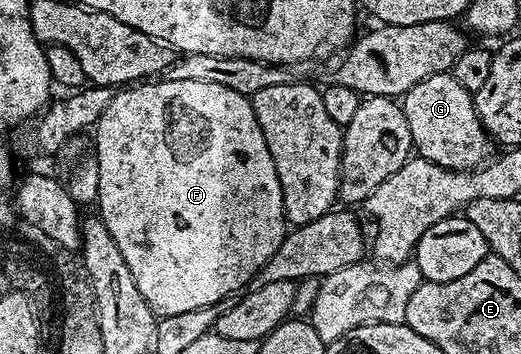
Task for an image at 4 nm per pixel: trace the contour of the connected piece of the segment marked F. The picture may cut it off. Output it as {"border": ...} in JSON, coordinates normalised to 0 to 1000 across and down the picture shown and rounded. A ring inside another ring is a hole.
{"border":[[[286,223],[276,234],[226,249],[219,260],[213,291],[205,291],[202,311],[190,325],[184,376],[182,407],[190,449],[184,588],[194,588],[194,624],[205,653],[213,653],[213,675],[221,675],[228,709],[236,709],[244,754],[251,754],[251,777],[259,788],[259,811],[267,811],[267,833],[282,845],[303,898],[374,879],[376,870],[420,856],[420,845],[430,839],[447,839],[453,816],[468,819],[478,791],[536,706],[536,692],[551,661],[543,540],[536,528],[536,494],[528,494],[528,449],[520,449],[520,427],[512,427],[512,393],[505,393],[505,370],[489,336],[480,277],[459,268],[459,257],[443,257],[443,246],[426,246],[420,234],[374,234],[367,223]]]}

